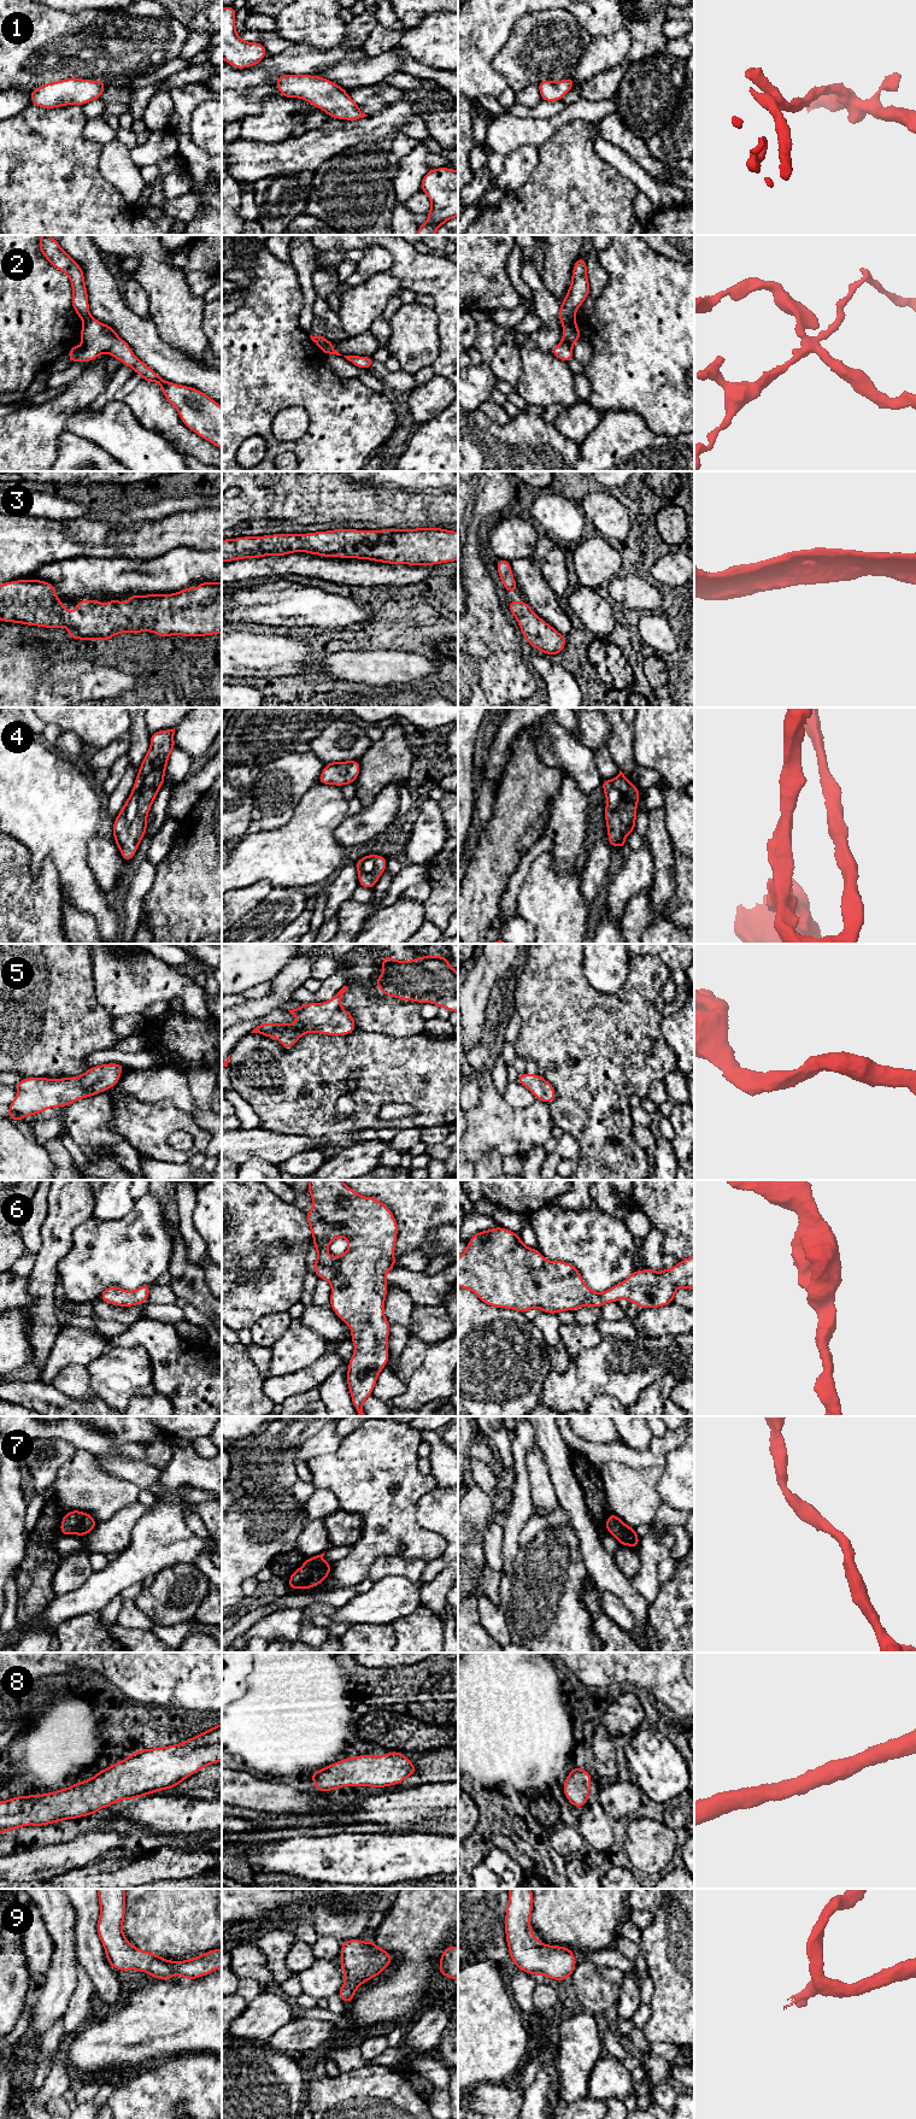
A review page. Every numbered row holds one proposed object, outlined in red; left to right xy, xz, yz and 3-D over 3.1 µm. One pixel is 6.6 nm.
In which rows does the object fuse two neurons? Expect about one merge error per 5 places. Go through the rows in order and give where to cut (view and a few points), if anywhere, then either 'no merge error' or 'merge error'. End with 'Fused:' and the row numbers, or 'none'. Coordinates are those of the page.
1: no cut; no merge error
2: cut in yz along (574, 317), (563, 323); merge error
3: no cut; no merge error
4: no cut; no merge error
5: no cut; no merge error
6: no cut; no merge error
7: no cut; no merge error
8: no cut; no merge error
9: no cut; no merge error
Fused: 2

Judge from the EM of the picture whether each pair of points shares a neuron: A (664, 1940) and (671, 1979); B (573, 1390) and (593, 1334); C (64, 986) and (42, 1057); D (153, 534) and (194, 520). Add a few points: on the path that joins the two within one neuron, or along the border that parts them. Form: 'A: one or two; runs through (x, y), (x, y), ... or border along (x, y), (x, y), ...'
A: one; runs through (671, 1949), (671, 1970)
B: two; border along (604, 1338), (597, 1345), (586, 1348), (571, 1361)
C: one; runs through (48, 1004), (42, 1039)
D: one; runs through (163, 530), (185, 529)

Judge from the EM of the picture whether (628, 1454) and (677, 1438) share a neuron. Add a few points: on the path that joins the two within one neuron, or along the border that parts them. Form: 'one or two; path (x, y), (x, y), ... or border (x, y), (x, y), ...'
one; path (640, 1456), (652, 1456), (665, 1443)

